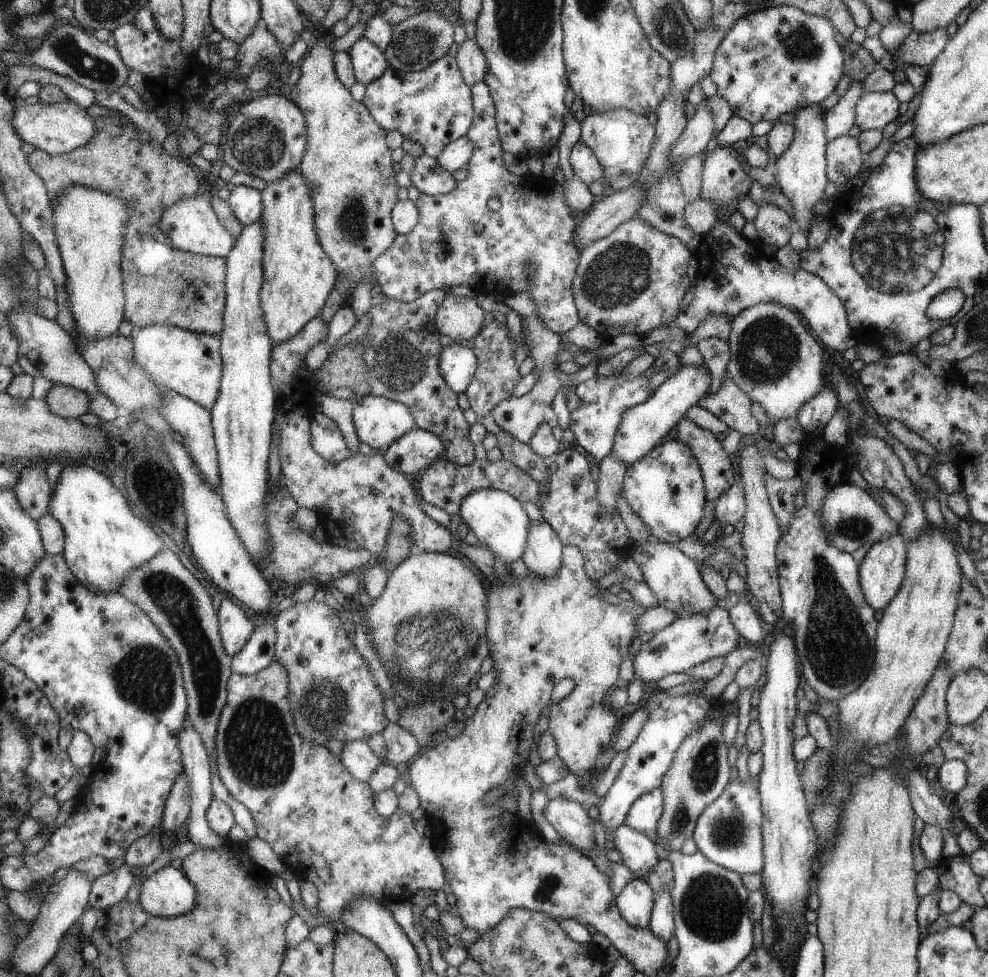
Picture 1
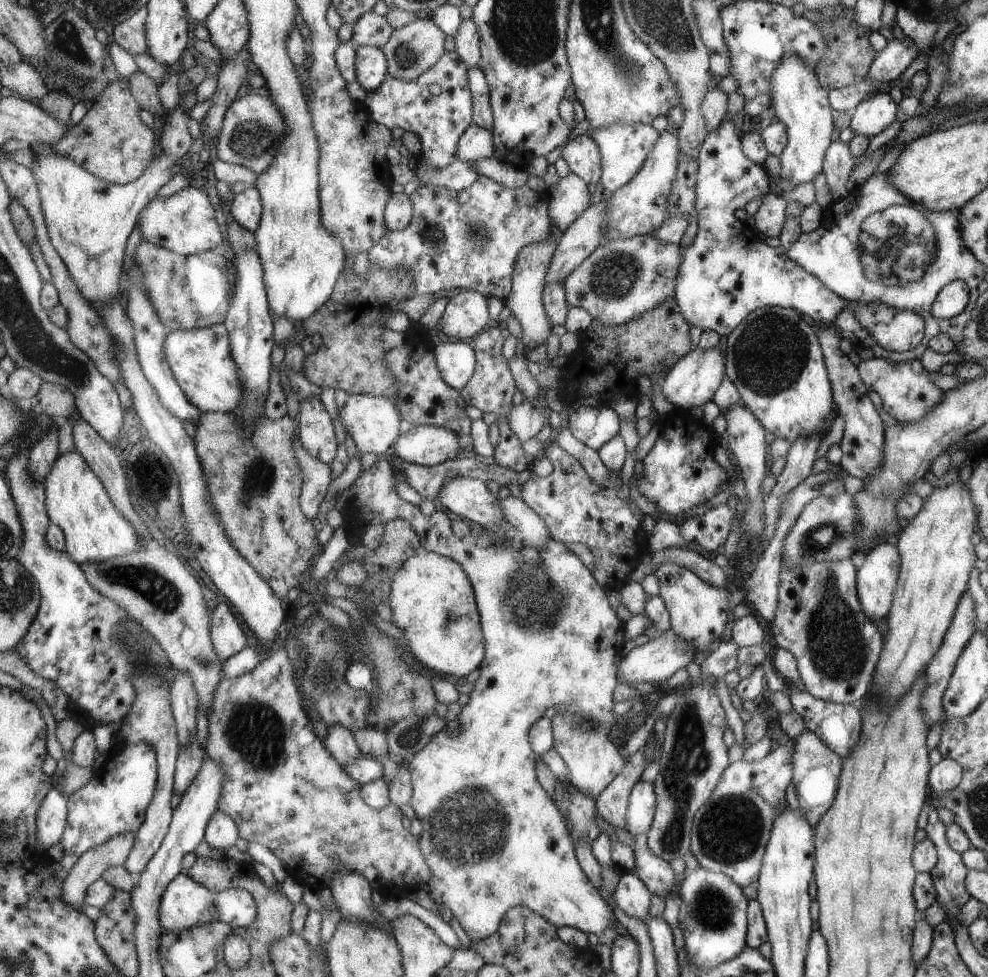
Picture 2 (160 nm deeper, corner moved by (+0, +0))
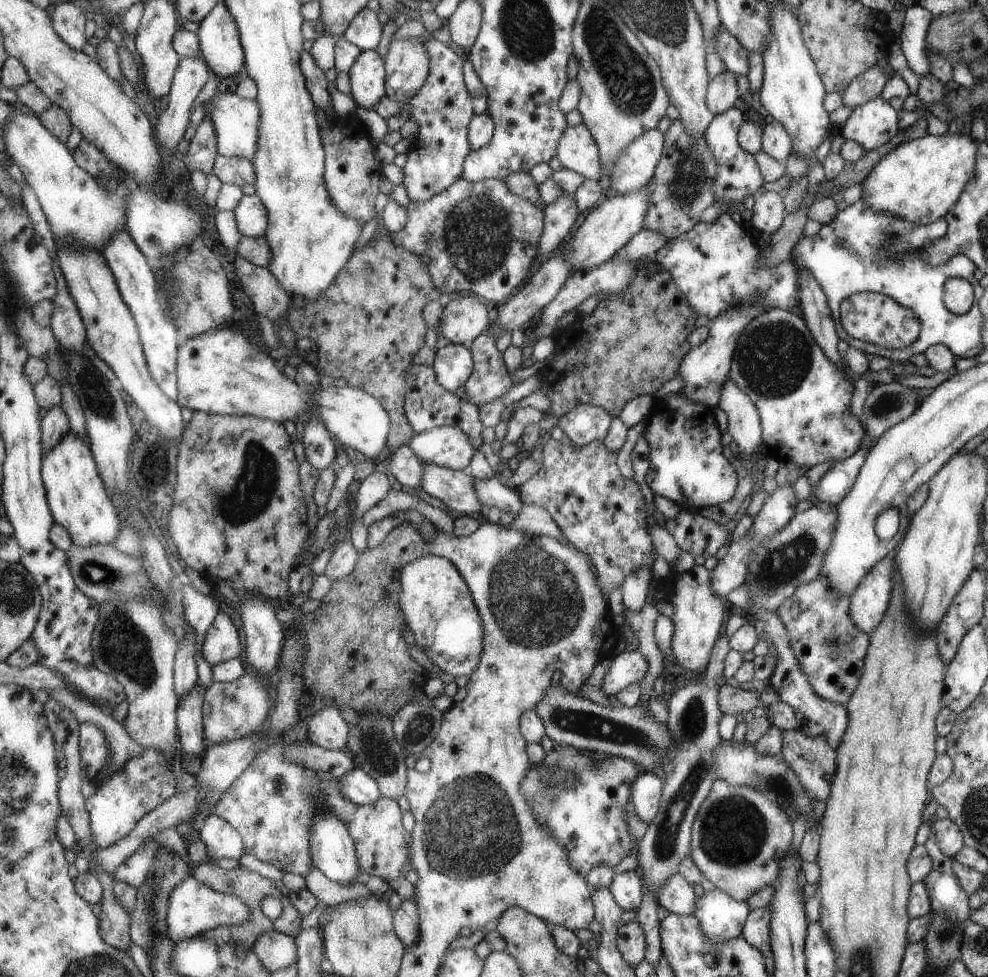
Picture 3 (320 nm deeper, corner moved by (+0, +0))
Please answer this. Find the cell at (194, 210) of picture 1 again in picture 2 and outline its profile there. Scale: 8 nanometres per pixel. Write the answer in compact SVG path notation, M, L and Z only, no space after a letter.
M185 187L168 197L155 197L144 209L138 236L180 255L194 255L221 248L223 232L209 196L194 187Z

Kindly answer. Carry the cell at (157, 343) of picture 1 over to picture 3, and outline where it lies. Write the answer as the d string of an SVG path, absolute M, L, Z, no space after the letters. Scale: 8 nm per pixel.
M226 326L208 330L181 345L178 358L178 387L180 395L176 401L183 408L191 408L193 411L205 411L214 415L259 417L280 423L287 420L295 423L299 420L302 424L307 424L311 419L320 419L324 421L331 436L337 442L362 452L369 463L384 449L392 428L392 418L388 410L385 410L382 402L371 393L351 385L337 387L332 384L310 393L309 389L302 387L296 380L281 372L277 362L259 345L253 344L249 337L233 334L233 330Z

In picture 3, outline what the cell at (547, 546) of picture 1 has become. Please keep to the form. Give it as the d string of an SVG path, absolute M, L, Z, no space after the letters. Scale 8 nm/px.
M493 476L484 479L473 477L472 479L473 483L476 483L477 496L480 498L483 508L496 506L517 516L524 507L517 488L513 490L507 488L501 484L499 478Z

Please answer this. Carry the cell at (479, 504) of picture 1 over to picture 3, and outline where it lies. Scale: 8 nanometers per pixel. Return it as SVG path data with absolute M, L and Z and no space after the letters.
M421 460L423 490L441 500L451 510L463 515L484 513L477 496L476 483L468 471L456 471L447 467Z

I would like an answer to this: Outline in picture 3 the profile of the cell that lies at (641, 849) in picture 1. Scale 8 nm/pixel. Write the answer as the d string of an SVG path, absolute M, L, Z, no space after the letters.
M679 873L666 878L655 898L659 905L676 915L691 915L696 909L693 888Z

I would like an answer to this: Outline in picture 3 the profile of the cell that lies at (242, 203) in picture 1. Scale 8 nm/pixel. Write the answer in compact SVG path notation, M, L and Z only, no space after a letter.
M255 192L245 195L234 210L239 230L244 236L265 237L269 228L270 214L261 197Z

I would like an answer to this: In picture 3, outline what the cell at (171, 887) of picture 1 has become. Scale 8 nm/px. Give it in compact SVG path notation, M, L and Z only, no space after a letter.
M191 874L171 893L168 912L169 934L177 944L192 940L193 937L202 939L209 930L221 925L239 924L248 921L251 916L251 907L245 900L220 893L213 887L199 882Z

